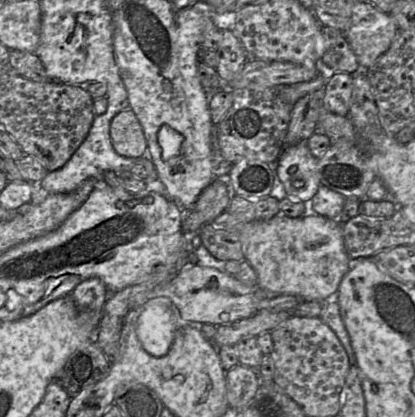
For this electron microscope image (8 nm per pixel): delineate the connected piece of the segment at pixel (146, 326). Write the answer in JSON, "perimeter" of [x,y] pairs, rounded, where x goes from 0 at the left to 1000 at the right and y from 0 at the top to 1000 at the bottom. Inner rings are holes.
{"perimeter":[[[402,712],[364,715],[325,741],[328,801],[345,835],[369,854],[402,849],[436,770],[429,739]]]}

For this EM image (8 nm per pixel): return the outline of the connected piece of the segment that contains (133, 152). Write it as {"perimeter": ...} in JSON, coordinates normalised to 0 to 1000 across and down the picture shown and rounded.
{"perimeter":[[[313,259],[287,269],[270,285],[265,326],[270,348],[289,374],[333,379],[357,362],[345,307]]]}

